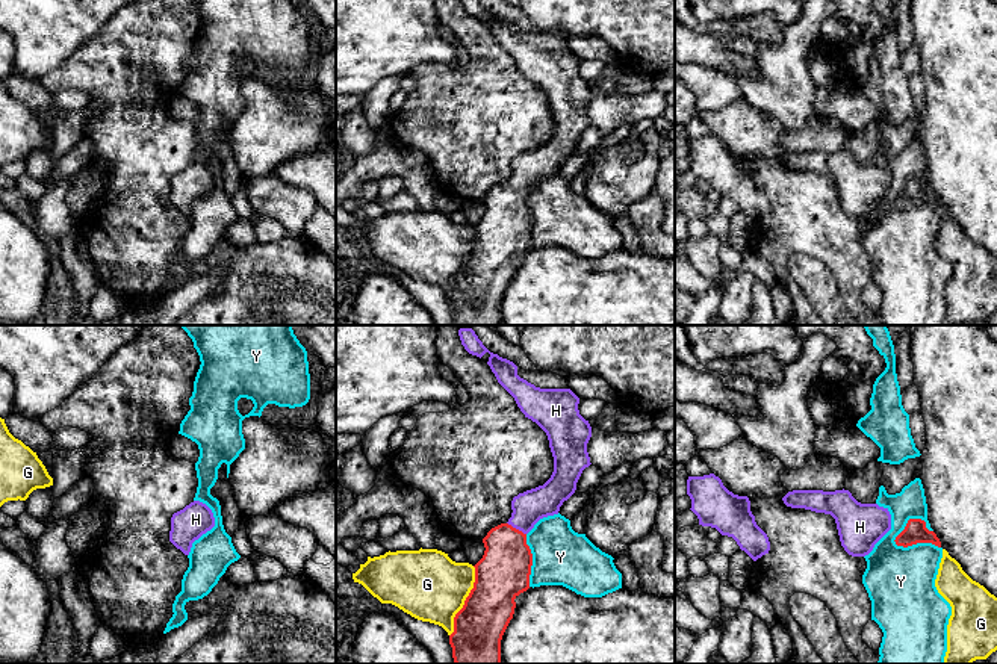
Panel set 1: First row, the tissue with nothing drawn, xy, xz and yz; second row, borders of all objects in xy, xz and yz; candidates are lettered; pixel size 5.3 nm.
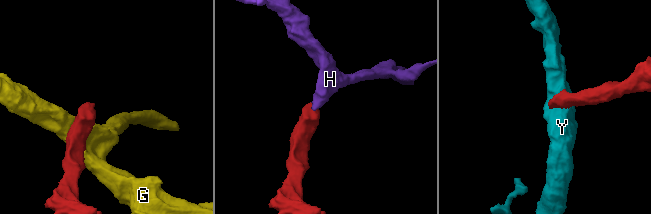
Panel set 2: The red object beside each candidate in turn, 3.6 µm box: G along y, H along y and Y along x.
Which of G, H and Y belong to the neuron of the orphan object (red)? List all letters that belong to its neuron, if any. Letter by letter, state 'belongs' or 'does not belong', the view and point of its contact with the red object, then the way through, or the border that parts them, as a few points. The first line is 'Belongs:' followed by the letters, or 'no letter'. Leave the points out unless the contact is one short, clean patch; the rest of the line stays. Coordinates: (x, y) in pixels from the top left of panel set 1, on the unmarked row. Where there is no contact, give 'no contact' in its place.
Belongs: H
G: does not belong | xz (465, 262)
H: belongs | xz (515, 189) | across xz (503, 235), (507, 203), (515, 189), (531, 167)
Y: does not belong | yz (917, 203) | along yz (893, 201), (902, 207), (934, 204), (940, 209)

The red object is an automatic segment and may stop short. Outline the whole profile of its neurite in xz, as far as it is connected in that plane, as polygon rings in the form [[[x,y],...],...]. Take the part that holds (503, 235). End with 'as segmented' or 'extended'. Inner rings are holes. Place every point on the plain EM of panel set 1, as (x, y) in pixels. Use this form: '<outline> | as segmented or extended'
[[[460,0],[477,18],[490,15],[487,26],[498,44],[514,59],[525,79],[548,97],[554,118],[551,139],[511,162],[511,178],[483,200],[484,216],[474,227],[475,244],[463,269],[454,278],[449,296],[455,325],[501,325],[501,301],[513,280],[514,260],[530,250],[533,215],[526,195],[576,151],[590,118],[592,88],[578,71],[579,59],[570,50],[540,50],[517,36],[517,27],[490,14],[480,0]]] | extended

